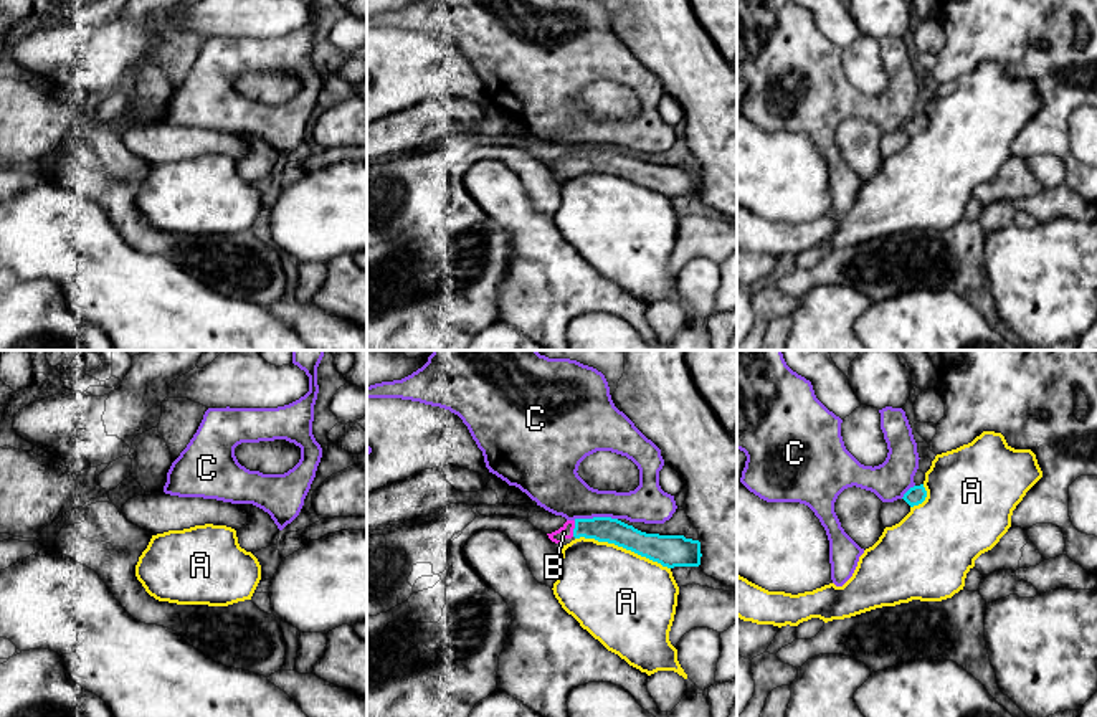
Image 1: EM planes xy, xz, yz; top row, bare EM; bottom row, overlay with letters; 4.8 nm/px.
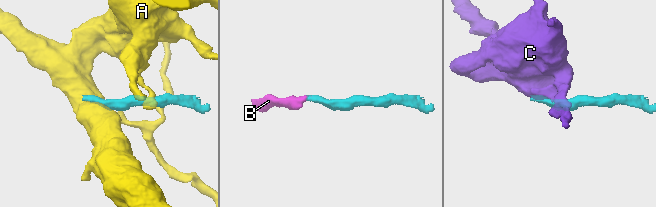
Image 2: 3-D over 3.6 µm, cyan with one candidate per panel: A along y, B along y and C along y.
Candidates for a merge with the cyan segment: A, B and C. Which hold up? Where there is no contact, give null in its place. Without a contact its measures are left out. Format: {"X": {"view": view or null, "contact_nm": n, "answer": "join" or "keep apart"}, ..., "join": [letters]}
{"A": {"view": "xz", "contact_nm": 480, "answer": "keep apart"}, "B": {"view": "xz", "contact_nm": 80, "answer": "join"}, "C": {"view": "xz", "contact_nm": 220, "answer": "keep apart"}, "join": ["B"]}

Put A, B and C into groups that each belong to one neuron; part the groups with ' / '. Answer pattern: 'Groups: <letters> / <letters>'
Groups: A / B / C

